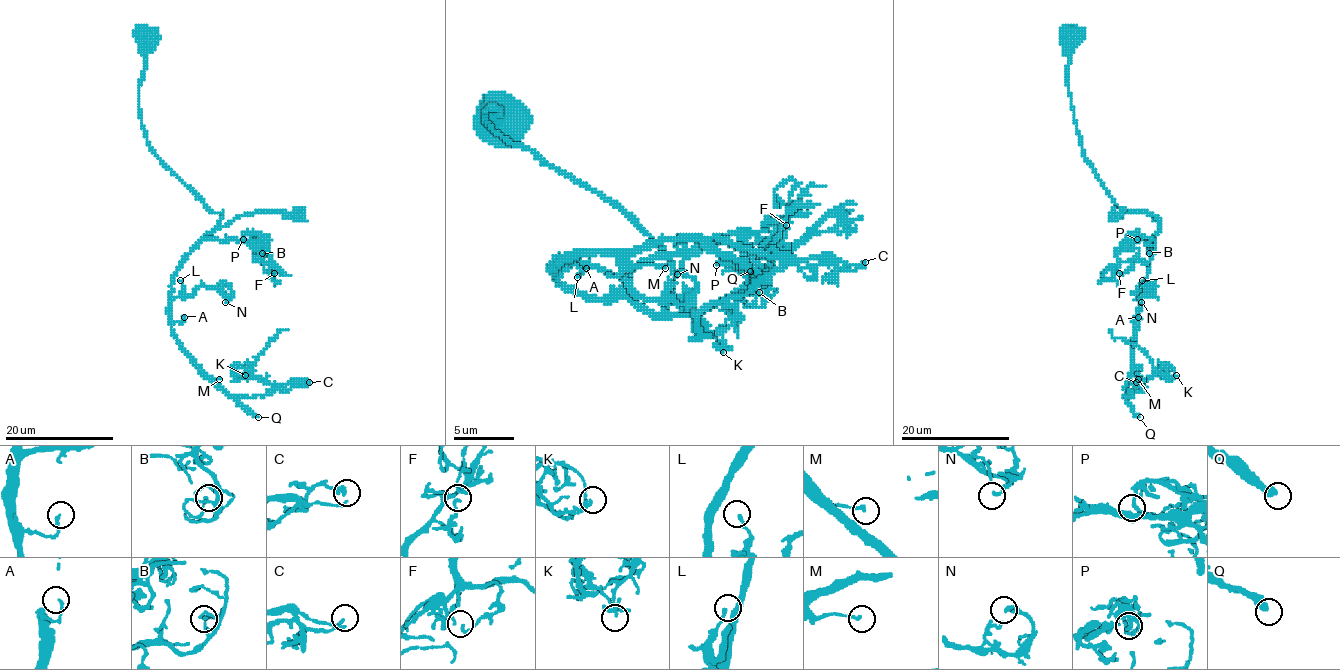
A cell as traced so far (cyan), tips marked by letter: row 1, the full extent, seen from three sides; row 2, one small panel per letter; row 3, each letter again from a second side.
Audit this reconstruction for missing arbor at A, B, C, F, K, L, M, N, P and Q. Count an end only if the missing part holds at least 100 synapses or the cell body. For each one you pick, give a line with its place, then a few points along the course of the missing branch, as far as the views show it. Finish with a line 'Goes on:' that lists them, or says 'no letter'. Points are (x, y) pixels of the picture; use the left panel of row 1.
Q: at (258, 417)
Goes on: Q

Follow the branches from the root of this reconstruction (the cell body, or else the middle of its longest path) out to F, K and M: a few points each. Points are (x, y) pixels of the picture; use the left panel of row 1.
F: (146, 39), (139, 117), (150, 149), (213, 212), (224, 213), (202, 239), (258, 242), (274, 273)
K: (146, 39), (139, 117), (147, 144), (224, 213), (173, 280), (172, 333), (232, 396), (272, 386), (245, 375)
M: (146, 39), (139, 117), (147, 144), (224, 213), (183, 262), (171, 296), (181, 351), (219, 379)

